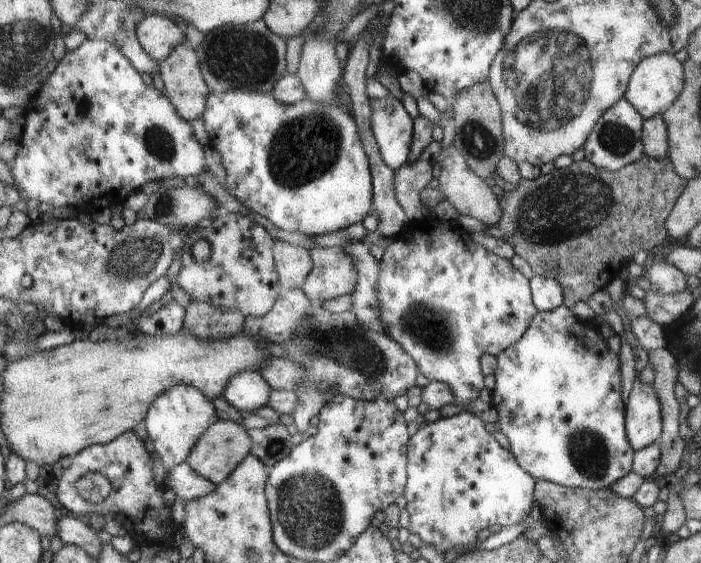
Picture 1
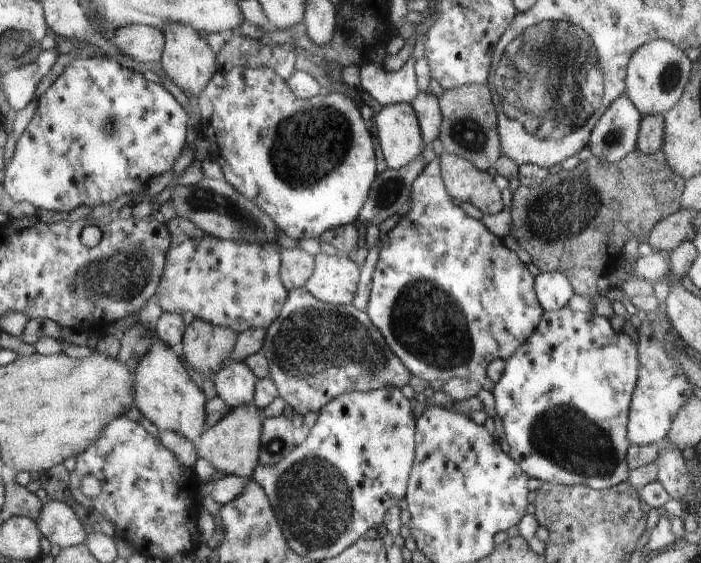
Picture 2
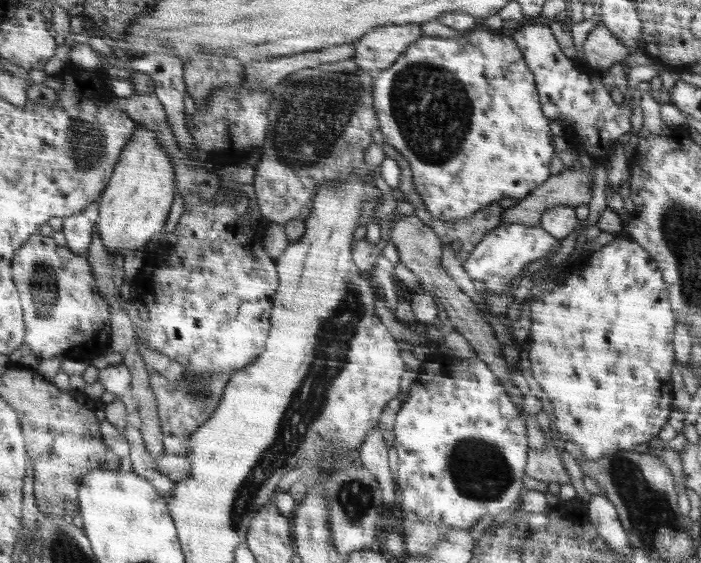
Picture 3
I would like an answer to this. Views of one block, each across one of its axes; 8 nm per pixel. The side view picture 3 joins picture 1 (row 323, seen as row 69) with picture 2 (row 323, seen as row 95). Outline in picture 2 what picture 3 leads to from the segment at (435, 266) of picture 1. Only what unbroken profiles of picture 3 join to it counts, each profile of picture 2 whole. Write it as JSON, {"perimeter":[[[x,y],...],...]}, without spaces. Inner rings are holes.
{"perimeter":[[[439,158],[430,160],[430,164],[423,167],[422,172],[412,184],[409,199],[408,212],[401,215],[396,226],[379,238],[378,262],[374,266],[372,289],[365,311],[369,313],[370,320],[384,334],[386,344],[414,376],[423,378],[430,383],[434,382],[435,379],[446,381],[452,378],[466,378],[466,380],[480,382],[486,376],[486,366],[489,366],[493,360],[508,360],[516,352],[518,346],[528,340],[536,330],[545,310],[542,308],[540,301],[536,300],[537,292],[534,292],[534,278],[526,270],[526,266],[520,262],[514,246],[509,241],[494,236],[481,221],[468,216],[461,207],[453,203],[452,197],[445,188],[444,178],[441,176]]]}

